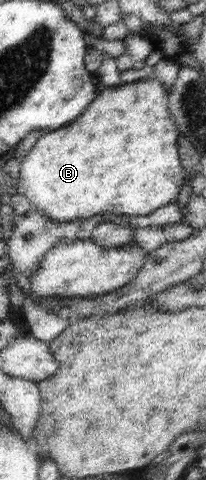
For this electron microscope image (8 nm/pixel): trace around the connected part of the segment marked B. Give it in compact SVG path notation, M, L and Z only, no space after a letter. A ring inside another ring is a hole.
M156 78L121 83L102 90L75 122L57 131L46 131L22 158L17 192L29 200L31 209L59 222L82 220L95 214L147 216L178 198L184 183L179 154L179 130L168 110L169 93Z

